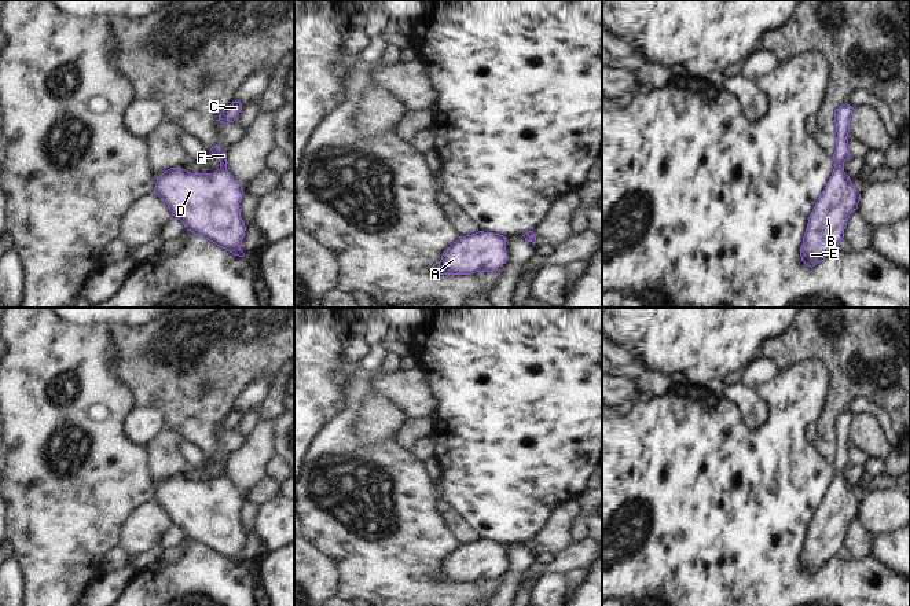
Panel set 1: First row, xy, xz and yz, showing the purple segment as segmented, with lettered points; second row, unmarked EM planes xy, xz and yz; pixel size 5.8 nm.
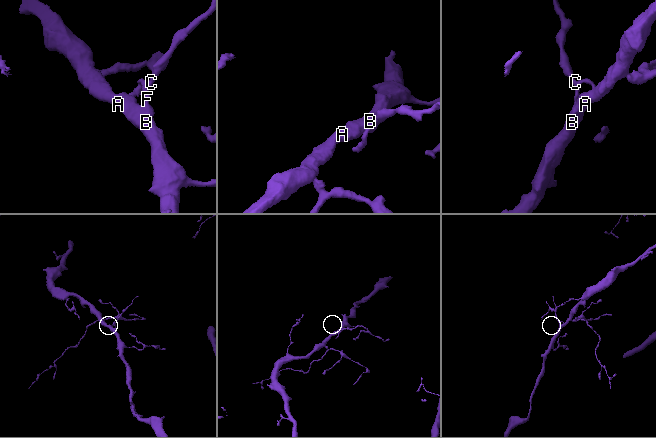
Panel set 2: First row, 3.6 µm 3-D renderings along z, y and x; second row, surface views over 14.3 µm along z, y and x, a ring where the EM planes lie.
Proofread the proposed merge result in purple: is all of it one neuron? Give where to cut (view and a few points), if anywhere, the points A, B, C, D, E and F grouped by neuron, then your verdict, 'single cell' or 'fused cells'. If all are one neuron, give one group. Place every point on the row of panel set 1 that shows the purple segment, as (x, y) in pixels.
no cut | A B C D E F | single cell

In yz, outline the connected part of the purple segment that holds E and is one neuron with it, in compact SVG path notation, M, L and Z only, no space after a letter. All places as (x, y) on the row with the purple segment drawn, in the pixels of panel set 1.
M843 104L834 111L836 151L833 154L833 173L819 195L810 217L800 247L801 261L807 267L815 267L837 247L844 238L844 229L850 214L858 209L861 194L844 172L844 162L850 158L850 118L854 107Z

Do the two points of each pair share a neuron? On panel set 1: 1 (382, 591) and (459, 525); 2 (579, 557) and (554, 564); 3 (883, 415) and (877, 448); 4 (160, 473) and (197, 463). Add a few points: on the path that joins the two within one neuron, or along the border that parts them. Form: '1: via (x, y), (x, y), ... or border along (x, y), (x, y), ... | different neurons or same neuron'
1: border along (437, 503), (439, 517), (459, 543) | different neurons
2: via (573, 557), (560, 562) | same neuron
3: border along (854, 415), (872, 414), (892, 447) | different neurons
4: border along (183, 439), (178, 444), (178, 452), (189, 465) | different neurons

